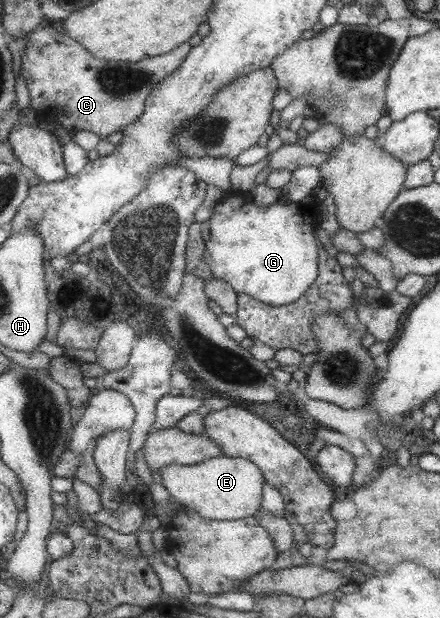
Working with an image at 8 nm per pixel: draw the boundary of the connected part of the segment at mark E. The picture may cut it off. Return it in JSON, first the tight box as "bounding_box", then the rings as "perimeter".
{"bounding_box":[160,456,266,520],"perimeter":[[[222,456],[195,465],[171,464],[160,475],[164,488],[173,498],[212,520],[243,519],[254,516],[262,507],[266,478],[255,462]]]}

